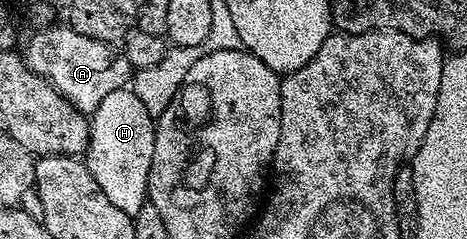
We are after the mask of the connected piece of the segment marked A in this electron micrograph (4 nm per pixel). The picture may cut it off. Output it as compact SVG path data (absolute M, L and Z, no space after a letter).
M66 24L37 31L28 40L27 47L21 50L21 57L34 74L50 82L67 101L84 112L94 112L97 104L109 96L109 92L124 89L133 74L129 59L114 45L89 40L89 36L73 32Z

